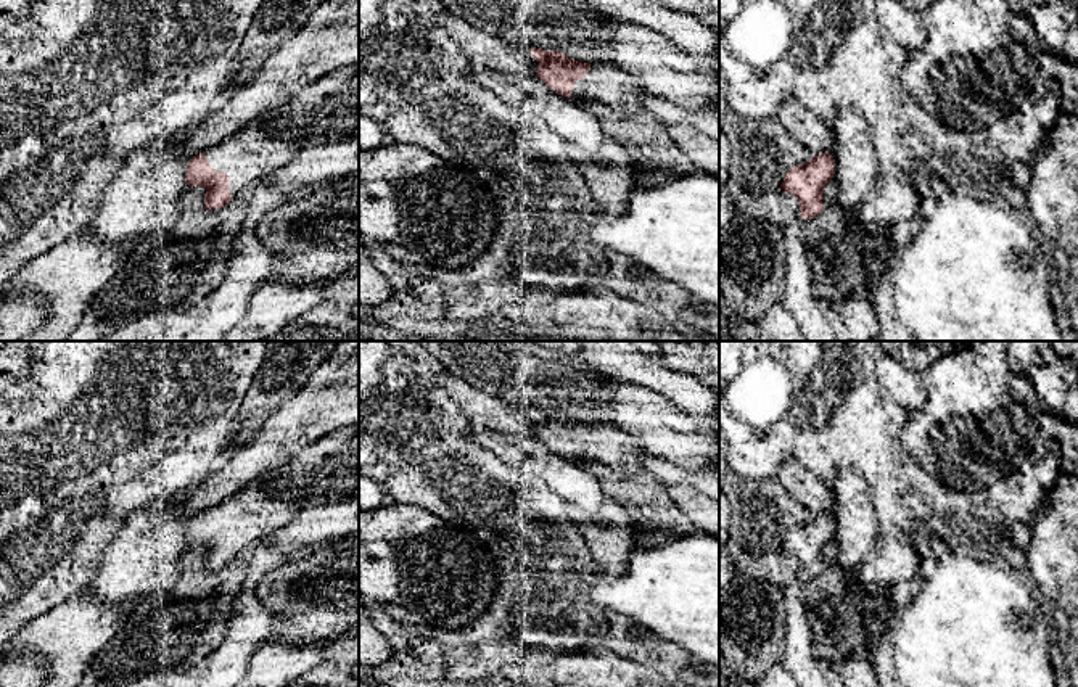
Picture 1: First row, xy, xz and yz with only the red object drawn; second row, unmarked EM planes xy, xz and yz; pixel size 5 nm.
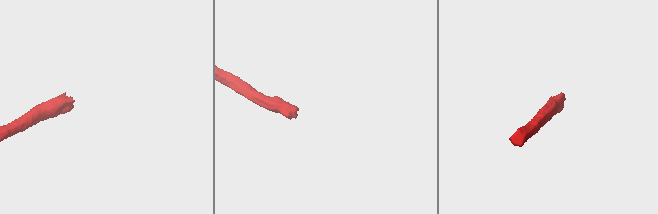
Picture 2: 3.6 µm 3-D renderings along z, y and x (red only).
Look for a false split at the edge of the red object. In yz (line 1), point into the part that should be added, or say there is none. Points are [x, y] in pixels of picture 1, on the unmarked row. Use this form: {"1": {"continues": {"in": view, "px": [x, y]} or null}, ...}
{"1": {"continues": null}}

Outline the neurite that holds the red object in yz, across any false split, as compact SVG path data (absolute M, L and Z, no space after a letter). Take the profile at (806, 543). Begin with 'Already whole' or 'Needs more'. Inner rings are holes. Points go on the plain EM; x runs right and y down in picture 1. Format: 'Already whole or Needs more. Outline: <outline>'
Already whole. Outline: M821 513L804 525L796 525L784 537L780 550L793 555L800 563L800 576L808 581L824 570L824 547L833 539L835 520Z

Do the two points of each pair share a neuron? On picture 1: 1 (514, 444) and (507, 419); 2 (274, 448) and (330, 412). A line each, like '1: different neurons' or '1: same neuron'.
1: different neurons
2: same neuron

